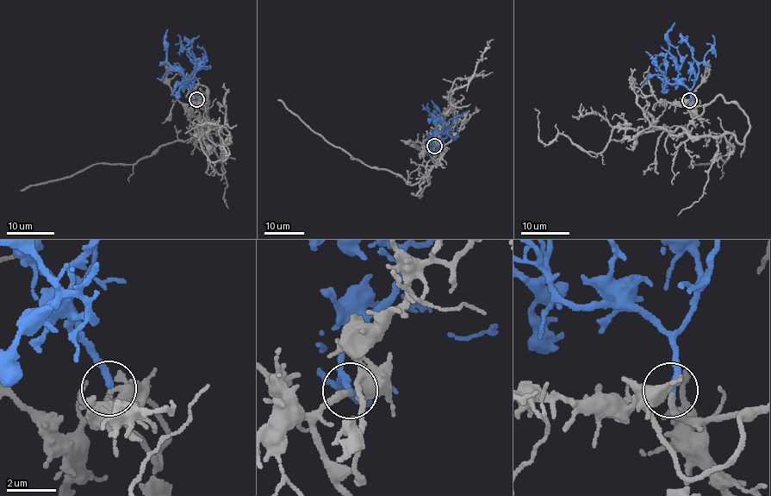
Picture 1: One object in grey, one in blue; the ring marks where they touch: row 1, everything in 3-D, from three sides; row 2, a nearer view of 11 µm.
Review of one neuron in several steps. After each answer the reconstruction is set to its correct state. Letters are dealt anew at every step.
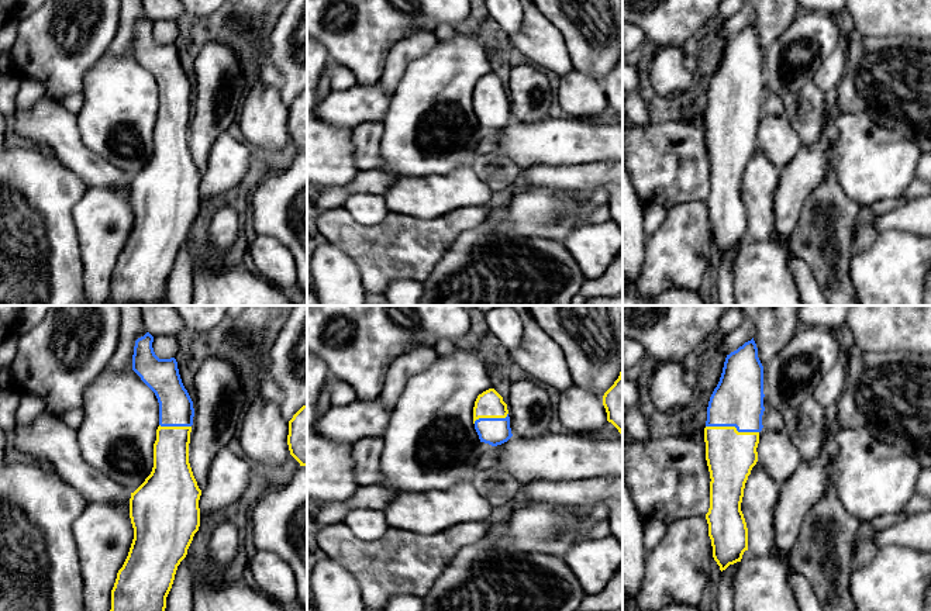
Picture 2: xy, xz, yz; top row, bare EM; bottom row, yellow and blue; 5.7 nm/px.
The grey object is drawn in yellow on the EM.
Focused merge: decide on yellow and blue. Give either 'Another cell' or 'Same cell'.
Same cell

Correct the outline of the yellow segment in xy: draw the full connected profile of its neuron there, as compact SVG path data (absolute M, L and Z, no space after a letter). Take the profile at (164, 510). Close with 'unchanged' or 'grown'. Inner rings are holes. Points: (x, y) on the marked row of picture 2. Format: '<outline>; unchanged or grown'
M149 332L135 341L132 370L155 393L159 403L154 467L145 481L131 493L130 518L134 539L111 590L110 611L165 611L177 566L186 558L200 527L201 490L189 463L193 401L182 383L176 359L159 359L152 342L154 336Z; grown

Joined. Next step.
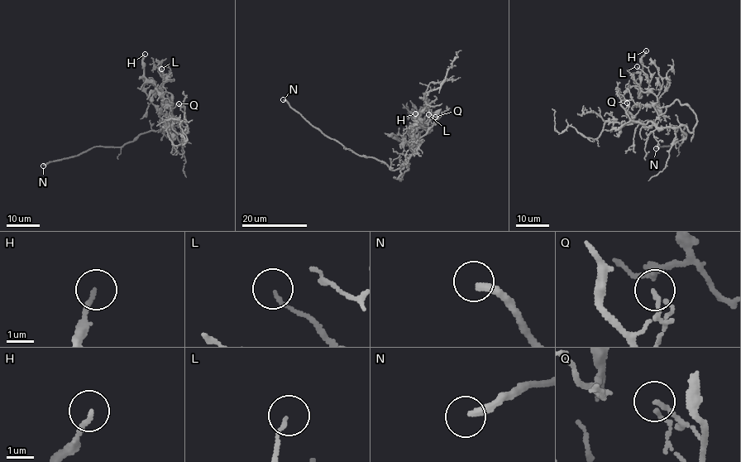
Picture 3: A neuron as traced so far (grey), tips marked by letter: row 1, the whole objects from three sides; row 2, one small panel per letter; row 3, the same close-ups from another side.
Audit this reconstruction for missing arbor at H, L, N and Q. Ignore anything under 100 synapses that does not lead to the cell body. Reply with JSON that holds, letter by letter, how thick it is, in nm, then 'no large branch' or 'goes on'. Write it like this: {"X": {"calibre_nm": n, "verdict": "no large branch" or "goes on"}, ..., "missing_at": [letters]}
{"H": {"calibre_nm": 160, "verdict": "no large branch"}, "L": {"calibre_nm": 100, "verdict": "no large branch"}, "N": {"calibre_nm": 260, "verdict": "goes on"}, "Q": {"calibre_nm": 90, "verdict": "no large branch"}, "missing_at": ["N"]}

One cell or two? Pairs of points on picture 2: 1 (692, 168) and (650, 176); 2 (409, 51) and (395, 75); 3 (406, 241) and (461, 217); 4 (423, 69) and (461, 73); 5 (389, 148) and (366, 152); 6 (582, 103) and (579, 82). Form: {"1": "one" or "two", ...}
{"1": "one", "2": "one", "3": "one", "4": "one", "5": "two", "6": "one"}

